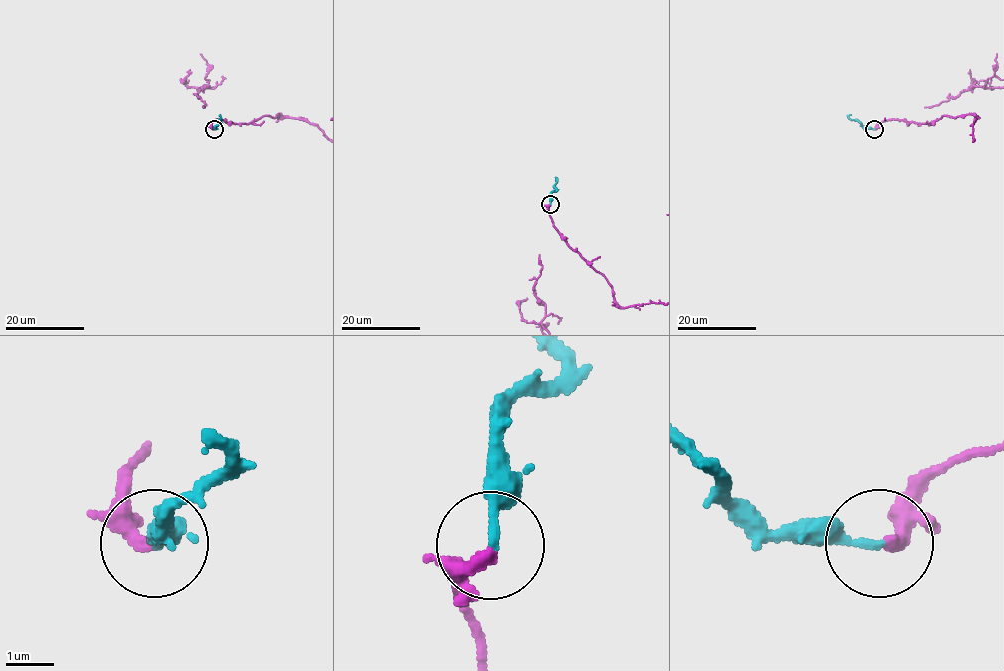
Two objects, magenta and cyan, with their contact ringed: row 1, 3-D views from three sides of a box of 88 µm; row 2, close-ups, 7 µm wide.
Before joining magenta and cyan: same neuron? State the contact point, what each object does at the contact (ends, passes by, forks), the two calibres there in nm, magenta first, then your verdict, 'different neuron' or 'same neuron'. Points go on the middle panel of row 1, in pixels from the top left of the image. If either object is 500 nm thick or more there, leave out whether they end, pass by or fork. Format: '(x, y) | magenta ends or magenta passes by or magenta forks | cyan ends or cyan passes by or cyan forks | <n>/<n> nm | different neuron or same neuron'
(550, 204) | magenta ends | cyan ends | 320/190 nm | same neuron

